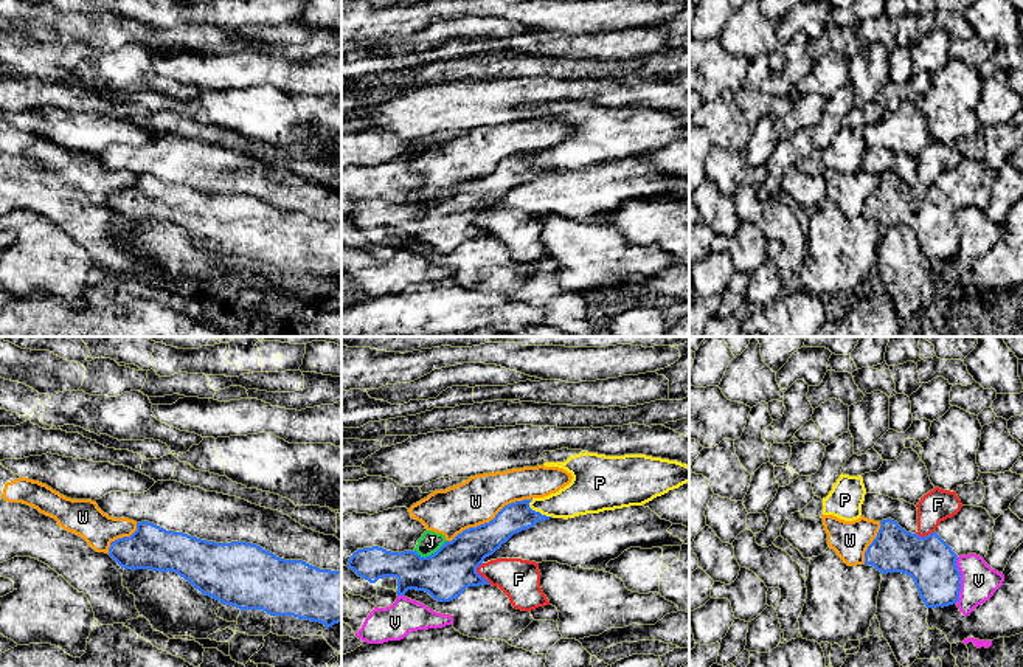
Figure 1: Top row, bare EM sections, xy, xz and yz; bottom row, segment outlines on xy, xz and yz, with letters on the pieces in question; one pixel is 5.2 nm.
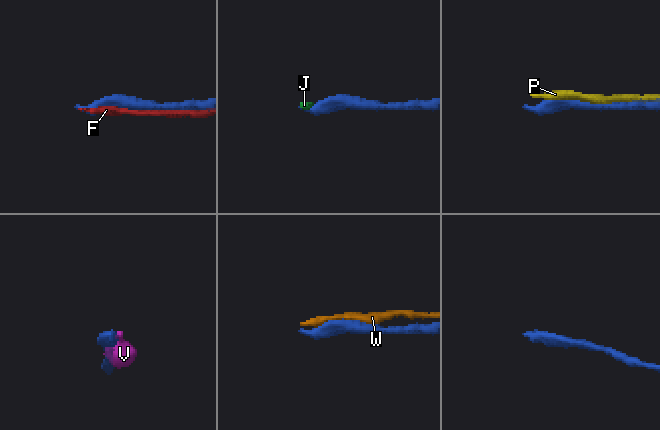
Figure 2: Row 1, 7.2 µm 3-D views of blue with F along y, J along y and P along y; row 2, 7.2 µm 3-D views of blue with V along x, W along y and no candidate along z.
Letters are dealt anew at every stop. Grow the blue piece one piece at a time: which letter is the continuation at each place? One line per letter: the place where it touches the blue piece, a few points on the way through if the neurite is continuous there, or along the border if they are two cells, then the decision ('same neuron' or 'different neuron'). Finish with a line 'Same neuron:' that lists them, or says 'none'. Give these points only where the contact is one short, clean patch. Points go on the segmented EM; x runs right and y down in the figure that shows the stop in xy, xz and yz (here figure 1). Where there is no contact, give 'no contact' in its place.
F: contact xz (478, 574); different neuron
J: contact xz (429, 556); border xz (446, 540), (427, 556), (419, 556), (413, 551); different neuron
P: contact xz (537, 512); different neuron
V: contact yz (960, 580); different neuron
W: contact xz (491, 520); different neuron
Same neuron: none

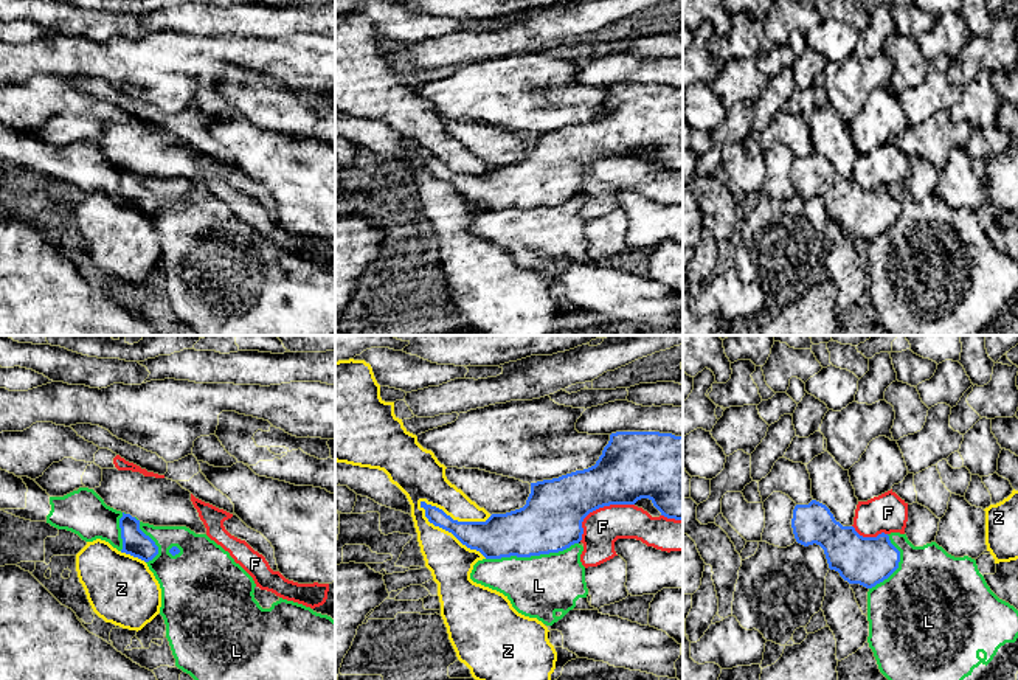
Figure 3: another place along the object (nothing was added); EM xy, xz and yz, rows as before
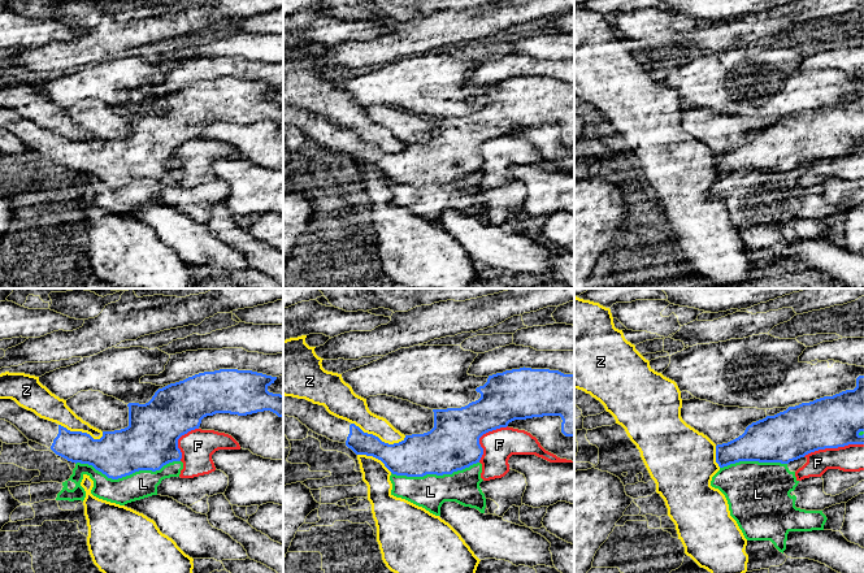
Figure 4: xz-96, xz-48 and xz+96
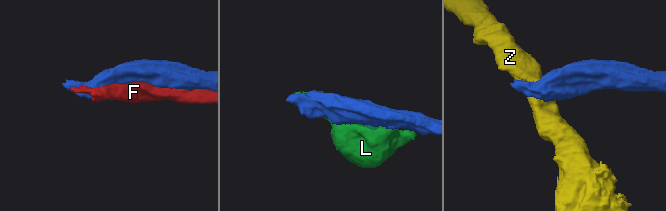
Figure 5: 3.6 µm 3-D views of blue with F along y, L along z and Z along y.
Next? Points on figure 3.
F: contact xz (598, 508); different neuron
L: contact xz (531, 555); different neuron
Z: contact xz (449, 531); different neuron
Same neuron: none

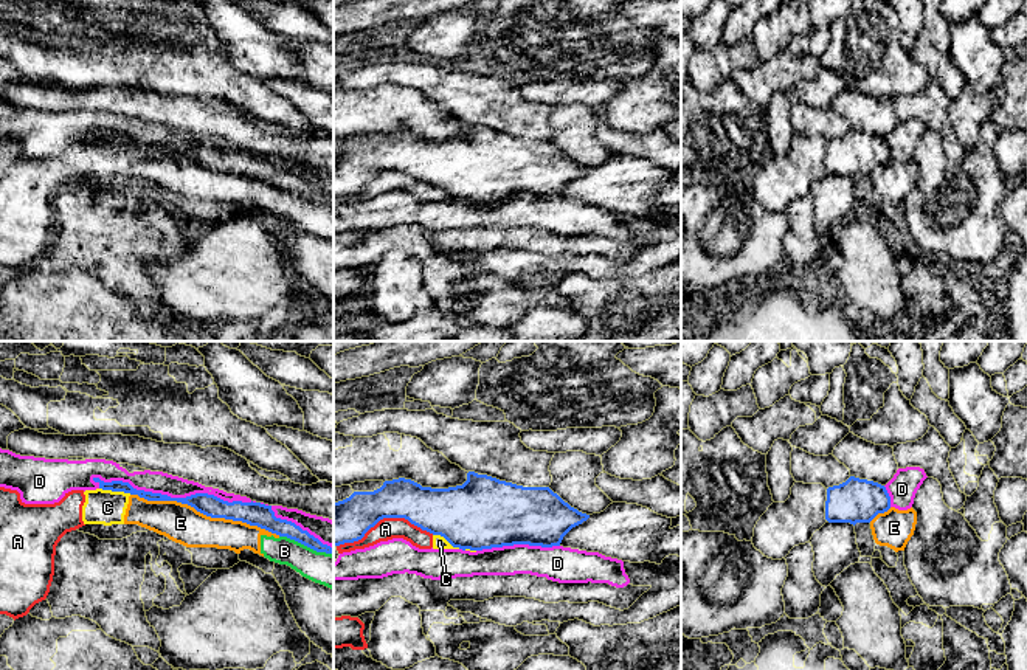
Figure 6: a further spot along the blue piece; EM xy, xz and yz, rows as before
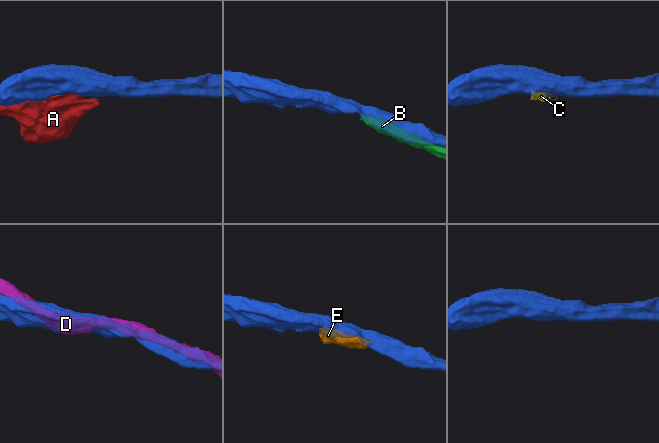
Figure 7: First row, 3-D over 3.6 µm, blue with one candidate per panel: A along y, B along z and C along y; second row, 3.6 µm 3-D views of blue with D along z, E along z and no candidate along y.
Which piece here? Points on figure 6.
A: contact xz (385, 517); different neuron
B: contact xy (306, 545); different neuron
C: contact xy (115, 490); border xy (100, 487), (131, 493); different neuron
D: contact xy (174, 498); different neuron
E: contact xy (205, 514); different neuron
Same neuron: none

